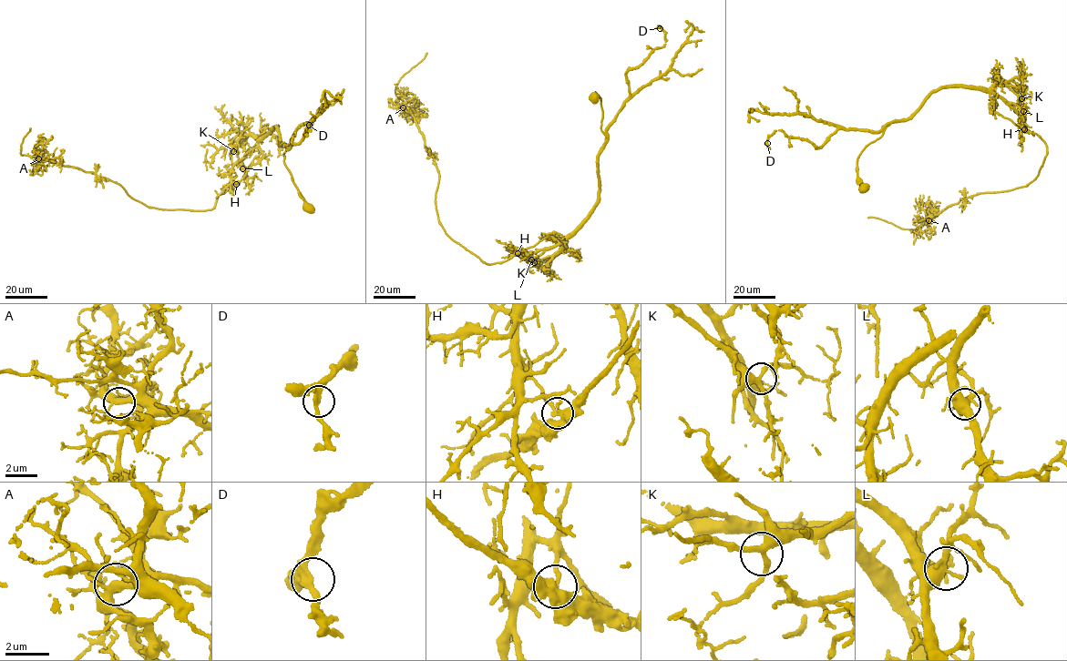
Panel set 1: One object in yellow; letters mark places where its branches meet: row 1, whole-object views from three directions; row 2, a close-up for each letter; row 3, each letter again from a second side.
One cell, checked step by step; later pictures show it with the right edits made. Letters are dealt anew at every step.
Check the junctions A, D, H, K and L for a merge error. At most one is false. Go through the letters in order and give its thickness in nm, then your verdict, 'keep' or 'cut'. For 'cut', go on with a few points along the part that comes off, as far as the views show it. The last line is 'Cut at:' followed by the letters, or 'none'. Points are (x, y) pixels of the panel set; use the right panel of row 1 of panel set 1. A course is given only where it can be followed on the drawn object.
A: 300 nm thick; keep
D: 280 nm thick; keep
H: 280 nm thick; cut; foreign part runs (1024, 129), (1041, 139), (1047, 152), (1036, 177), (1025, 186), (960, 199), (912, 229), (867, 218)
K: 280 nm thick; keep
L: 360 nm thick; keep
Cut at: H

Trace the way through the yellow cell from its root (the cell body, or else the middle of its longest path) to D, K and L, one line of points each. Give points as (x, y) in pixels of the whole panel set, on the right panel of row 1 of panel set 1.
D: (864, 188), (857, 176), (857, 158), (883, 130), (840, 128), (817, 147), (776, 130), (767, 143)
K: (864, 188), (858, 156), (927, 96), (950, 86), (983, 91), (1000, 85), (1021, 98)
L: (864, 188), (856, 166), (862, 150), (890, 123), (910, 116), (934, 91), (950, 86), (980, 90), (1023, 111)

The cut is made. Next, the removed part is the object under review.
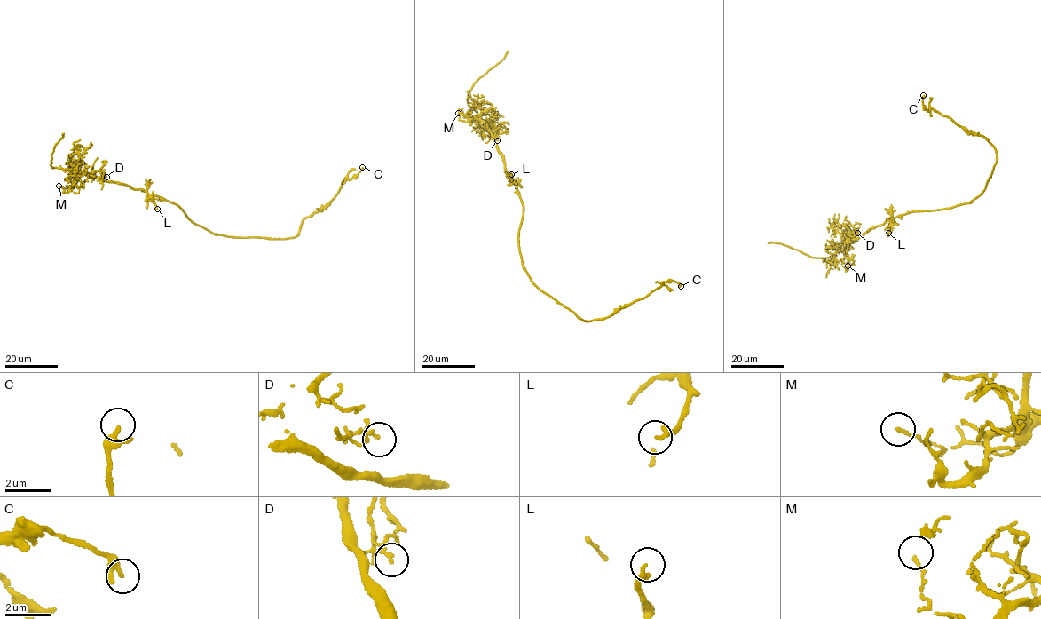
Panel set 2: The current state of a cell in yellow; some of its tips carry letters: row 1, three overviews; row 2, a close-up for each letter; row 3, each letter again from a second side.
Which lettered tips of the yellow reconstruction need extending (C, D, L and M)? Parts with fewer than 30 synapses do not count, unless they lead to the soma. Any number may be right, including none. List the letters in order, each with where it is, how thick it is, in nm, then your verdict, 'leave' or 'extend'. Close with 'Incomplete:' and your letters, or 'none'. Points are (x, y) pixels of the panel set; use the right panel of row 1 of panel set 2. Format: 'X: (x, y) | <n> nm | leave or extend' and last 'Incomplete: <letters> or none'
C: (923, 95) | 170 nm | leave
D: (857, 233) | 130 nm | leave
L: (888, 233) | 240 nm | leave
M: (847, 265) | 110 nm | leave
Incomplete: none

